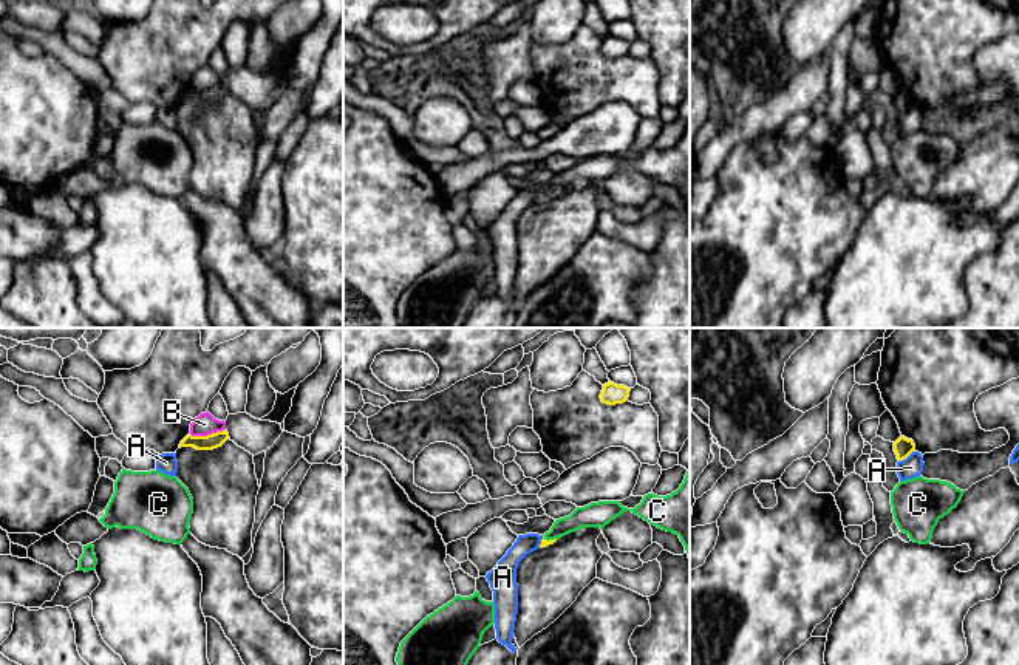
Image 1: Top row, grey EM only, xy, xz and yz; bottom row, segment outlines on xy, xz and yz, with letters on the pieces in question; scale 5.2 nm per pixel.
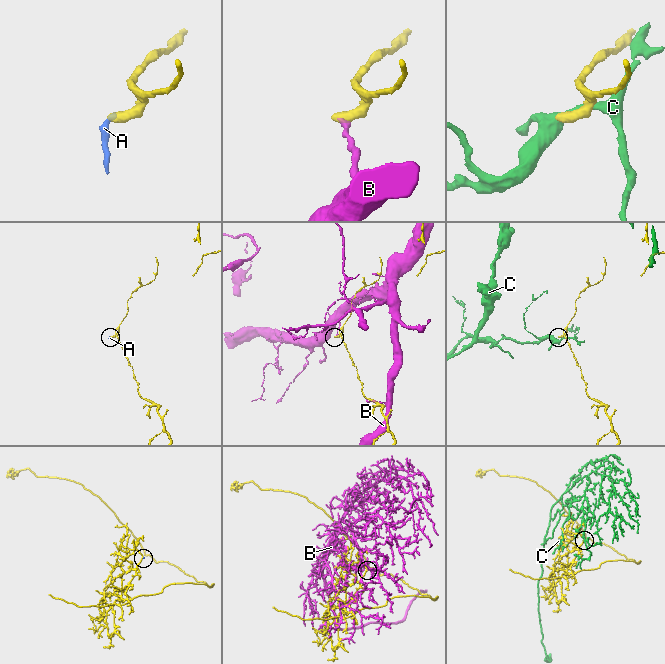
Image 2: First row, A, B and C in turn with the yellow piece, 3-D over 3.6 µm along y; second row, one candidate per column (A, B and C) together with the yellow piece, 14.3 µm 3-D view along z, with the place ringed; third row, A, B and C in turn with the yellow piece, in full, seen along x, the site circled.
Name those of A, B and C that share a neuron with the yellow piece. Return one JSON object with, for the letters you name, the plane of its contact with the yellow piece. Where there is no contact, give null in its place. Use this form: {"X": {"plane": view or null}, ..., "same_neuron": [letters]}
{"same_neuron": []}

